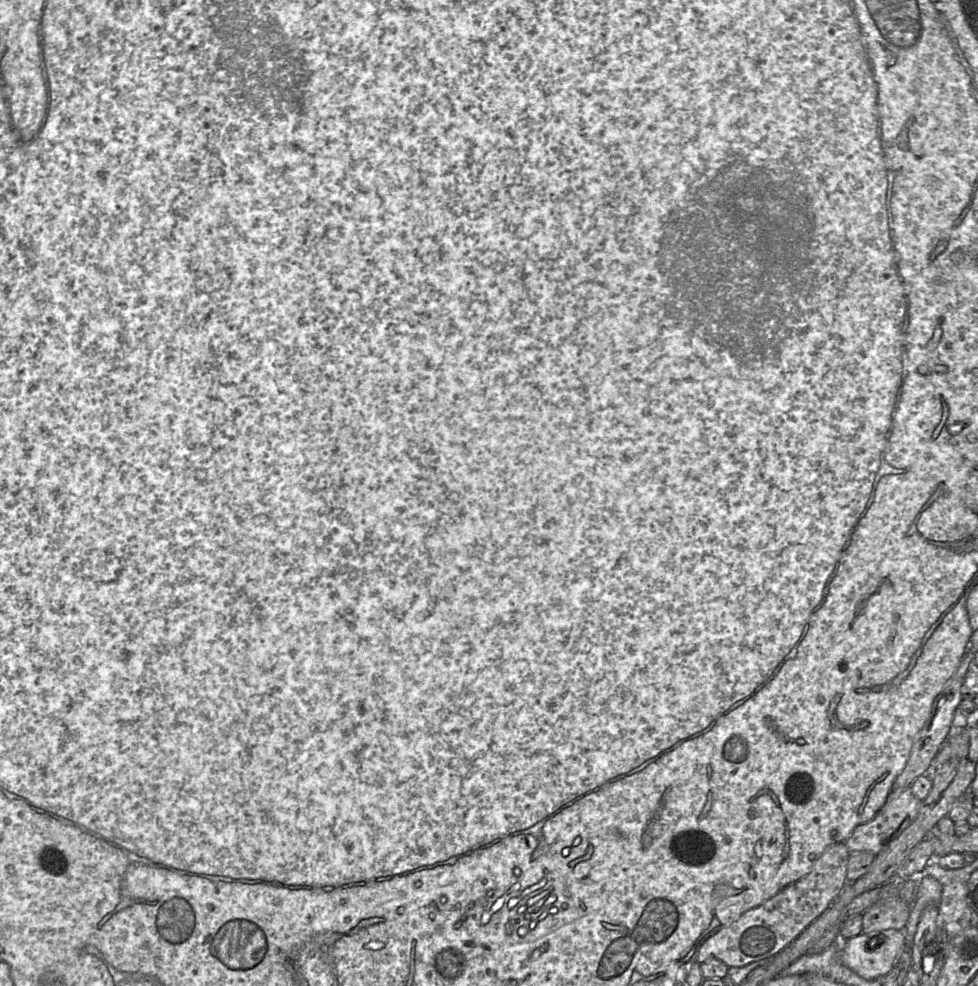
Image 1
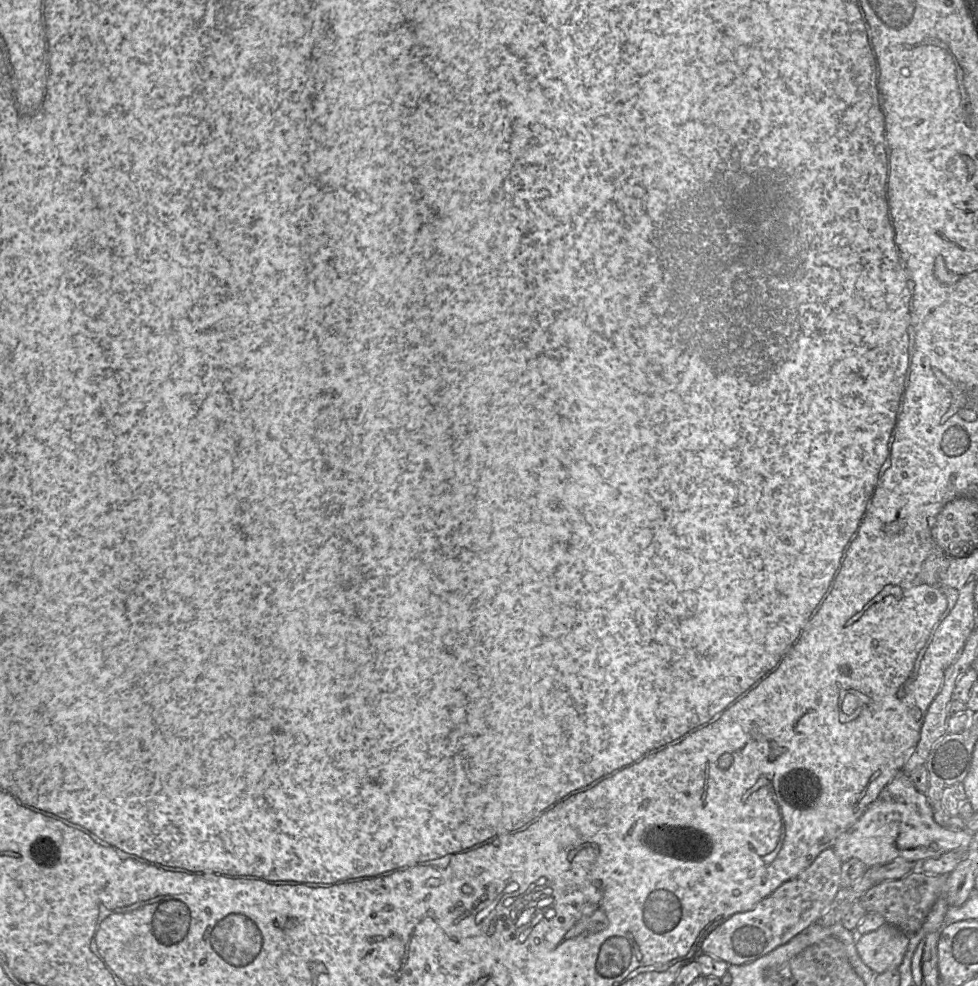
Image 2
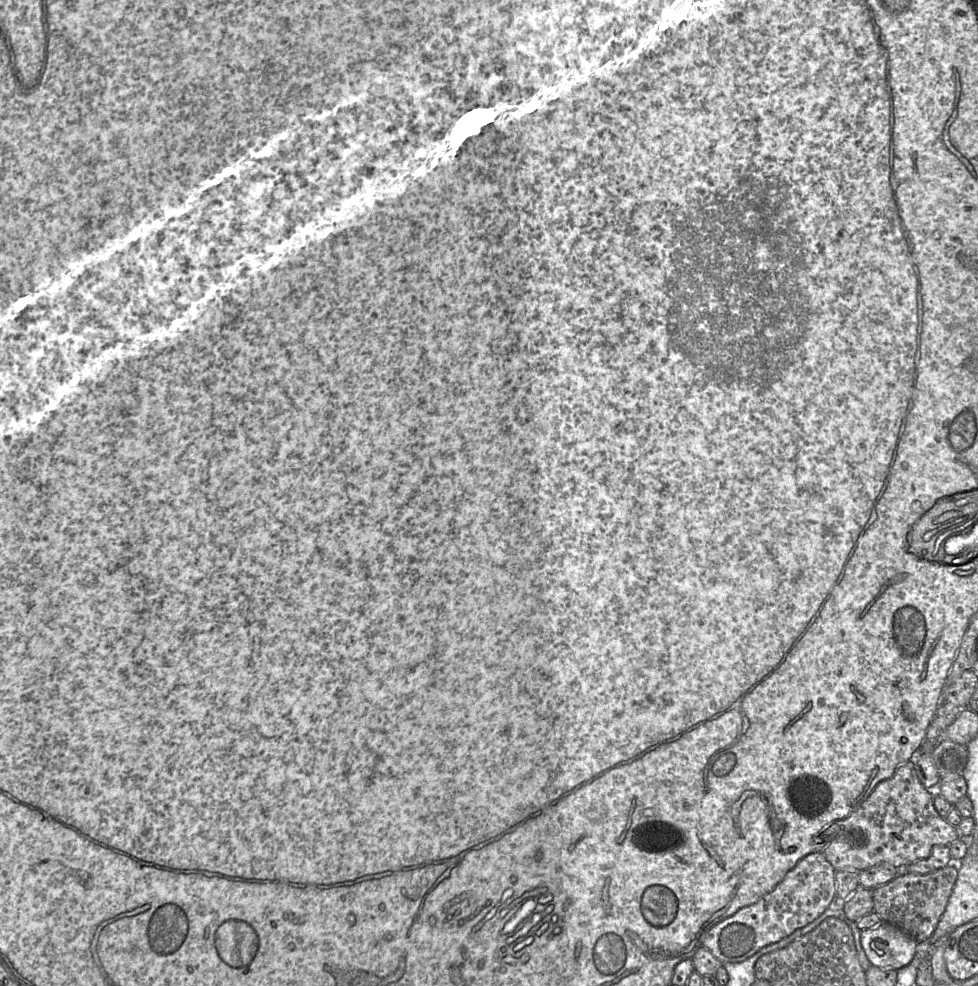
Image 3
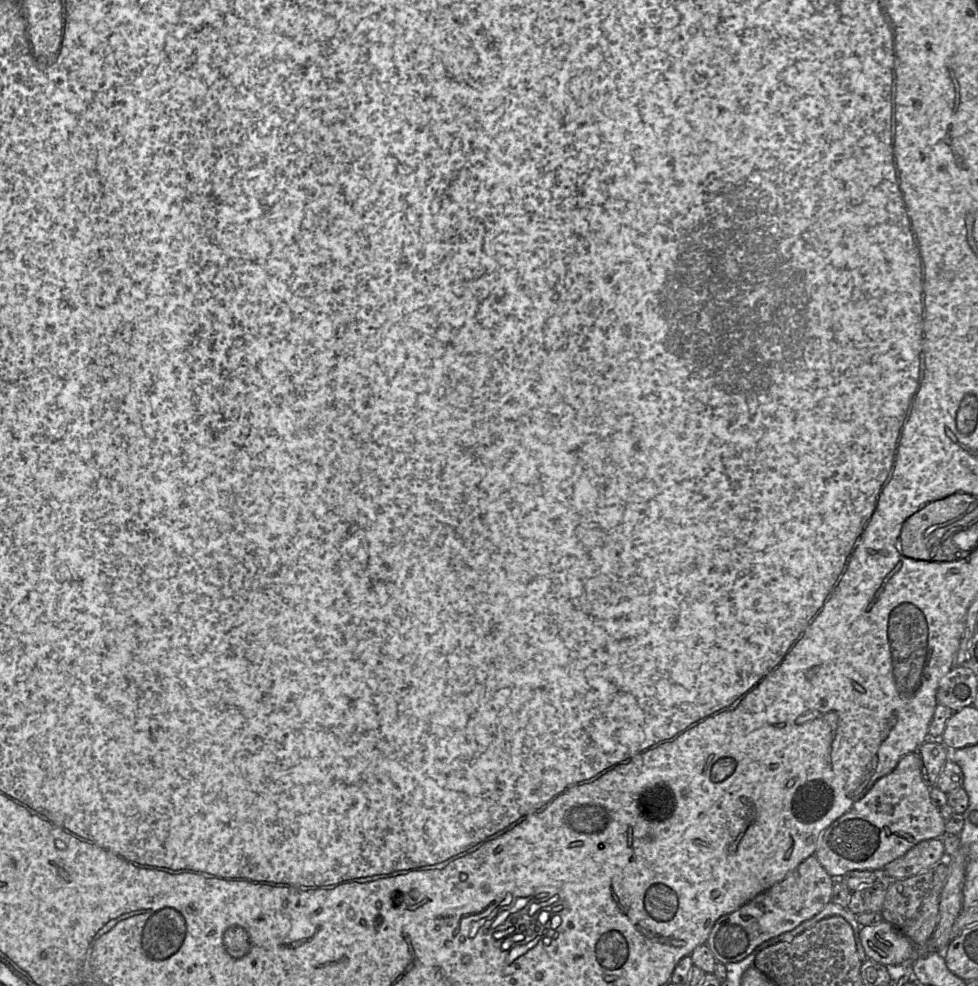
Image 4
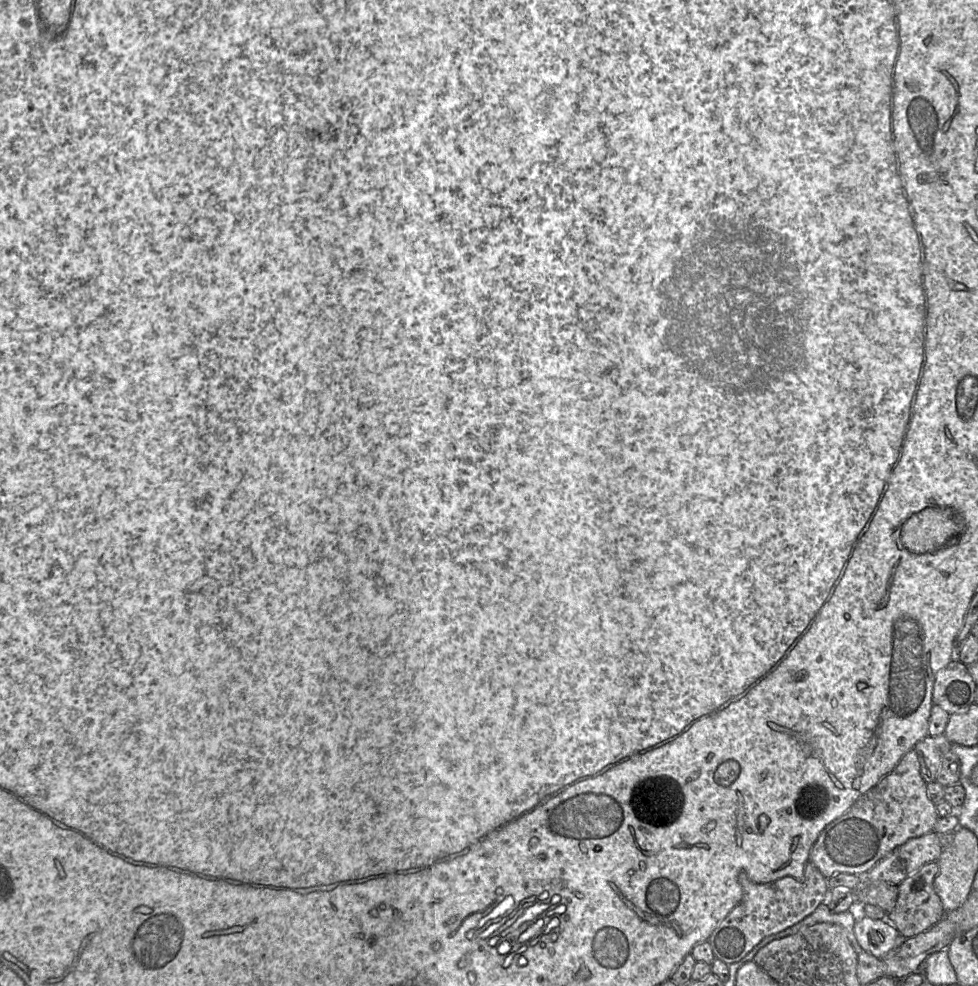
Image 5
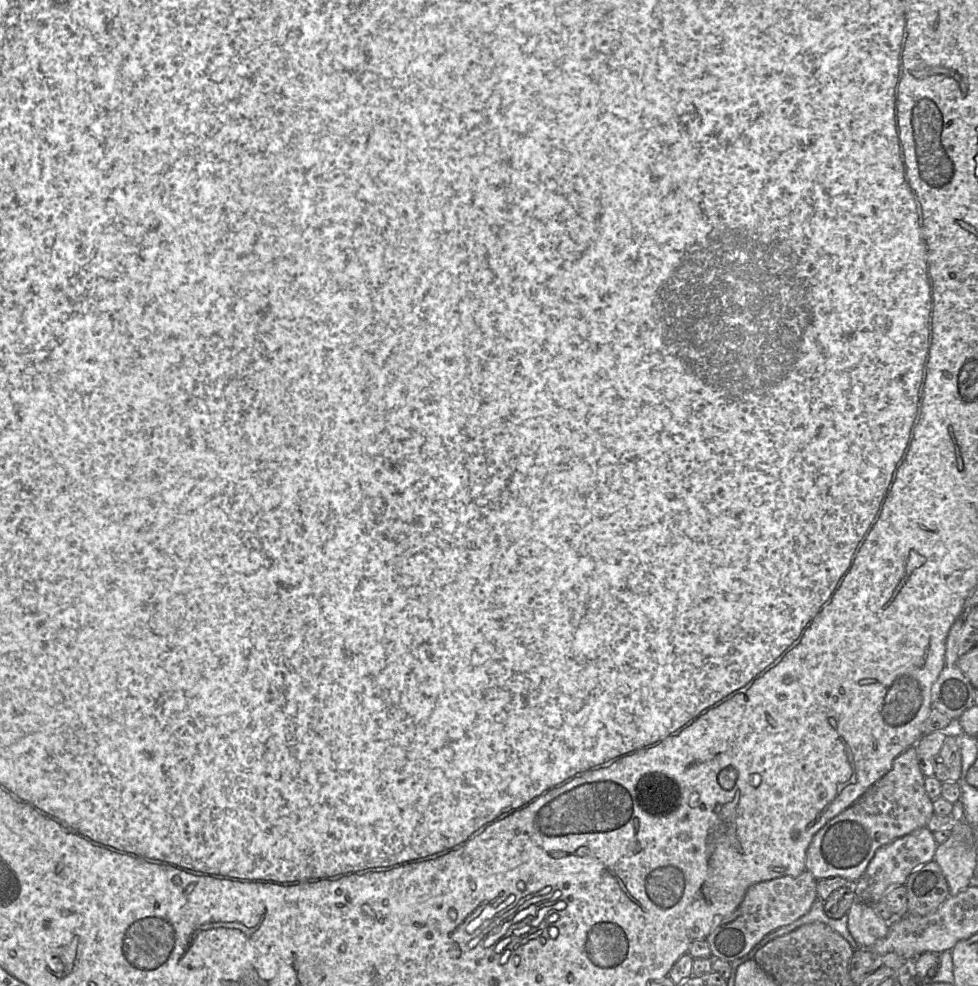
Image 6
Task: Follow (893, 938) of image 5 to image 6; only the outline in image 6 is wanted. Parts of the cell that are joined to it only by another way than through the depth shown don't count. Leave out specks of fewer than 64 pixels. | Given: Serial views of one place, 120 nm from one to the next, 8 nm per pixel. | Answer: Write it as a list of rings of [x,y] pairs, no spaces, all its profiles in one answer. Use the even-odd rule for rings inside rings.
[[[855,900],[847,917],[848,929],[861,948],[870,948],[889,931],[889,922],[880,917],[869,903]]]

